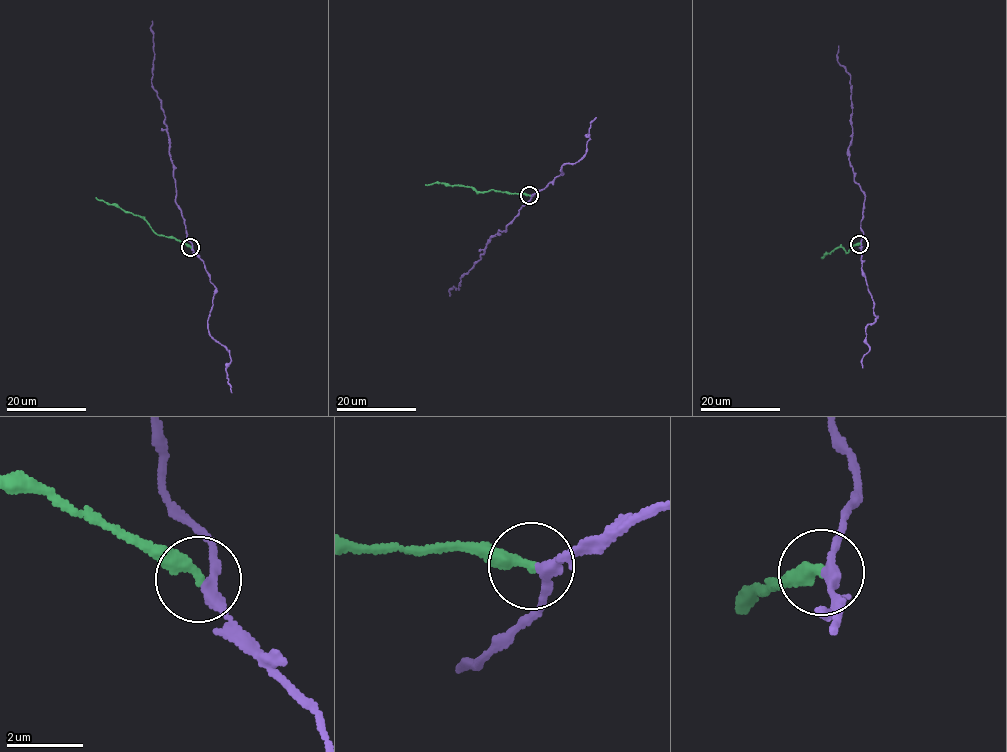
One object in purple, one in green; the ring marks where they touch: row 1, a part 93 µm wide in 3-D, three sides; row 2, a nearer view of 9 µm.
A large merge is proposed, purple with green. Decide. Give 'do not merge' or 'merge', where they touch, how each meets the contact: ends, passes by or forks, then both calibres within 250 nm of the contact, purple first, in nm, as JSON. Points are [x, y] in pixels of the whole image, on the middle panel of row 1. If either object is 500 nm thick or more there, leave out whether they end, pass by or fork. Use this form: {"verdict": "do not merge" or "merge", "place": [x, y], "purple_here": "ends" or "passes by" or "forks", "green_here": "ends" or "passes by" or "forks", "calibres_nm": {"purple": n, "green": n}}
{"verdict": "do not merge", "place": [529, 195], "purple_here": "passes by", "green_here": "ends", "calibres_nm": {"purple": 240, "green": 320}}

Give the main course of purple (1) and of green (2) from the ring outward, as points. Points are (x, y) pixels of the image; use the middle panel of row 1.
1: (530, 195), (506, 232), (491, 236), (480, 260), (449, 296)
2: (529, 195), (482, 193), (470, 187), (436, 183), (425, 185)

